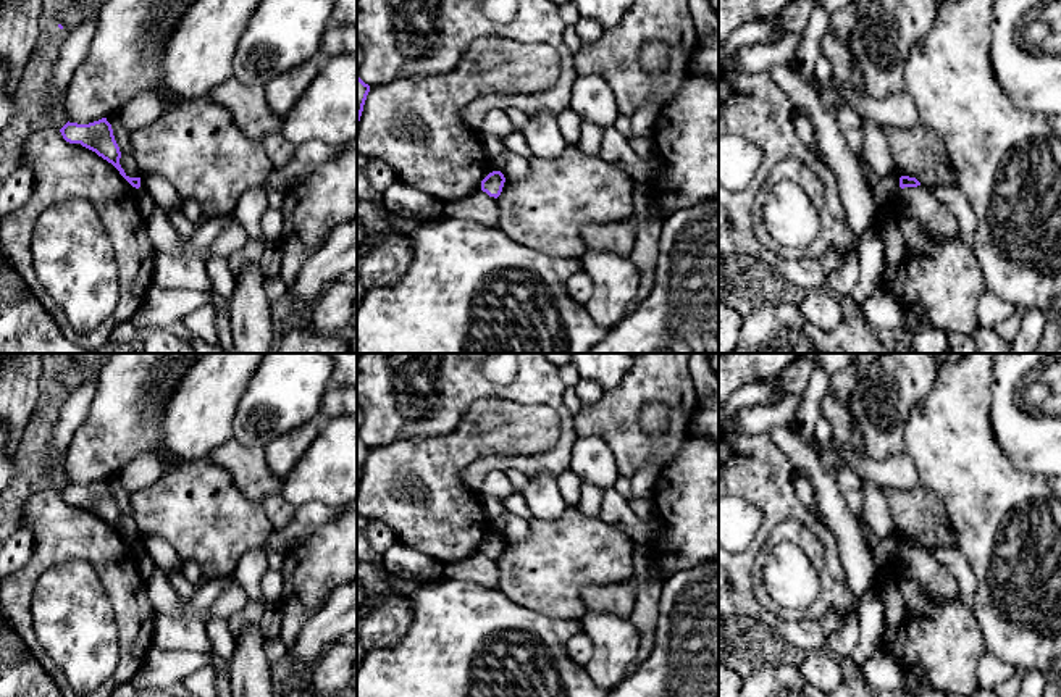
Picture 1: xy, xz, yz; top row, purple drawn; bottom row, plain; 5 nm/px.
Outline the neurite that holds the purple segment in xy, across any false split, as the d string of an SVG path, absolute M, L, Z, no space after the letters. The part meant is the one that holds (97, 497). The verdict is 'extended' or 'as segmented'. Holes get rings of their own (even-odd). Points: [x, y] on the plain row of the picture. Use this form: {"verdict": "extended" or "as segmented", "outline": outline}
{"verdict": "as segmented", "outline": "M107 479L89 486L66 484L60 490L63 500L69 505L81 505L111 524L120 536L136 550L140 549L140 539L129 539L120 526L121 513L115 502L111 486Z"}

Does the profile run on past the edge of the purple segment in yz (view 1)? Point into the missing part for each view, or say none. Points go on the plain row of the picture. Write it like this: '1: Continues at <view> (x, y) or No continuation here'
1: No continuation here

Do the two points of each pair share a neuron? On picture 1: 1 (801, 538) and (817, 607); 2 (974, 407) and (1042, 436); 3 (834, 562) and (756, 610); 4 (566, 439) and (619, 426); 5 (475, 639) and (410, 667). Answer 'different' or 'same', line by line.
1: same
2: different
3: same
4: different
5: same

